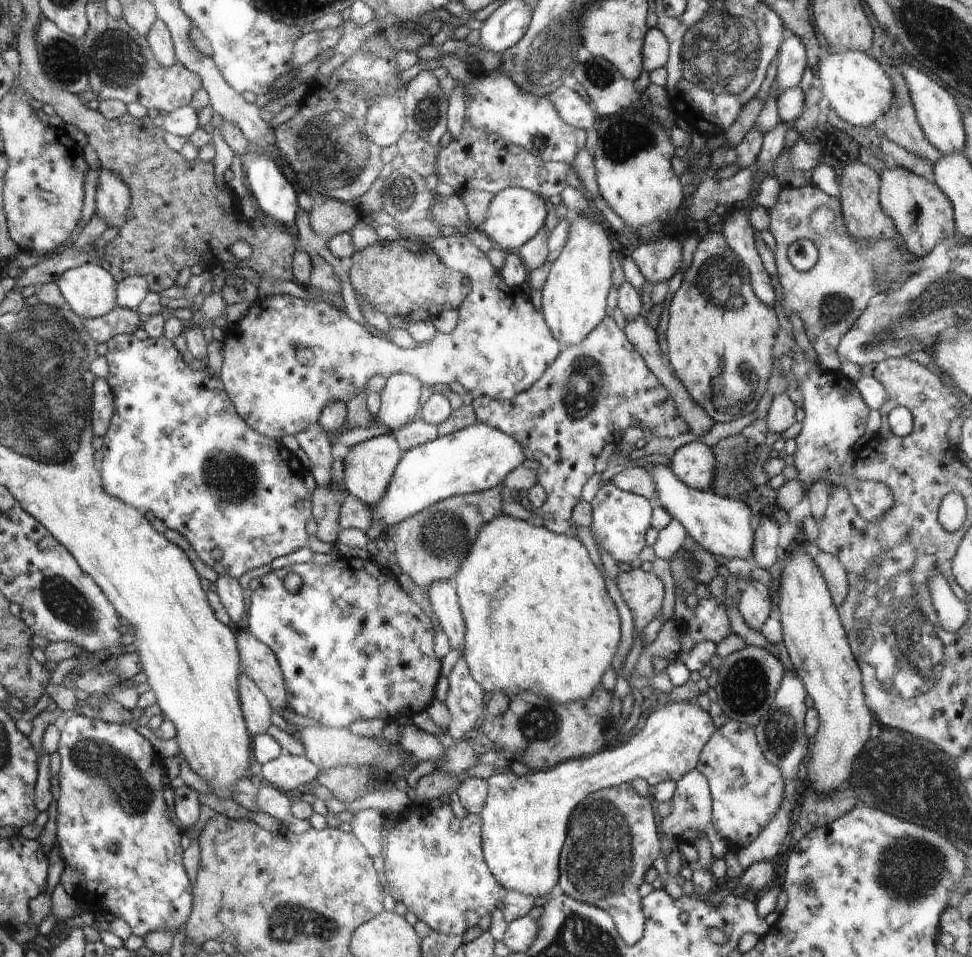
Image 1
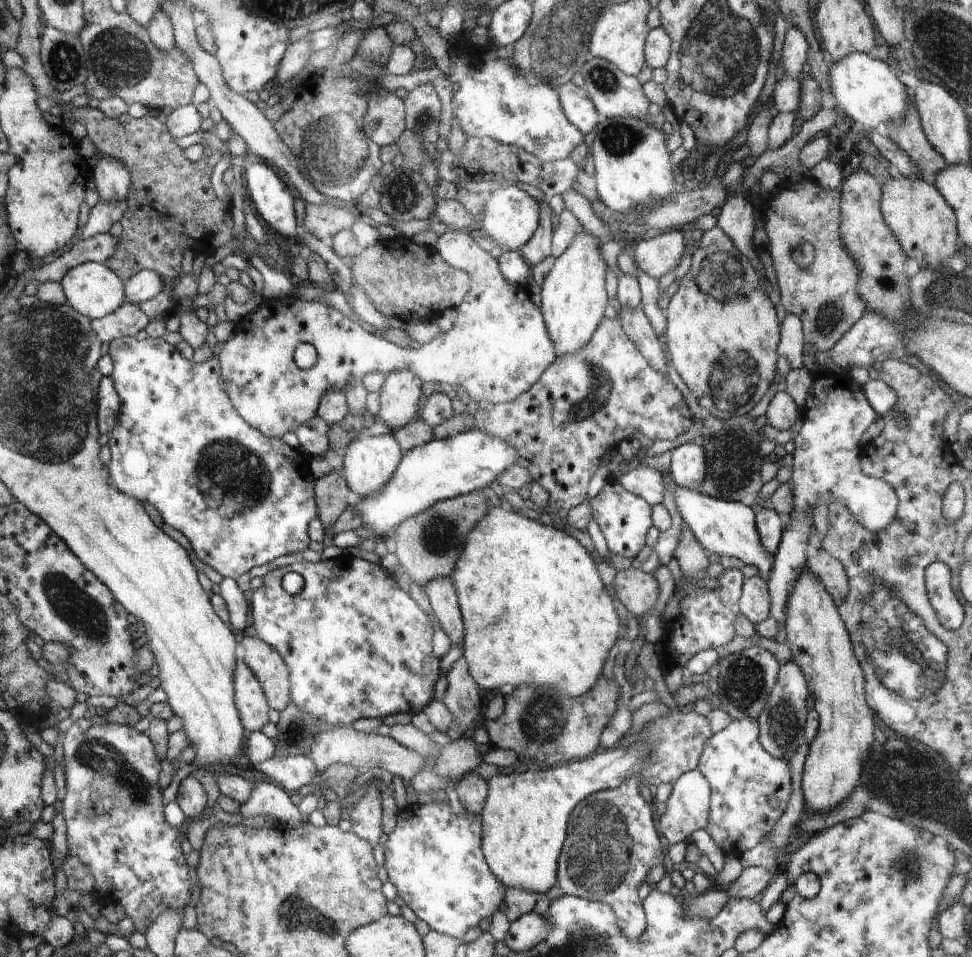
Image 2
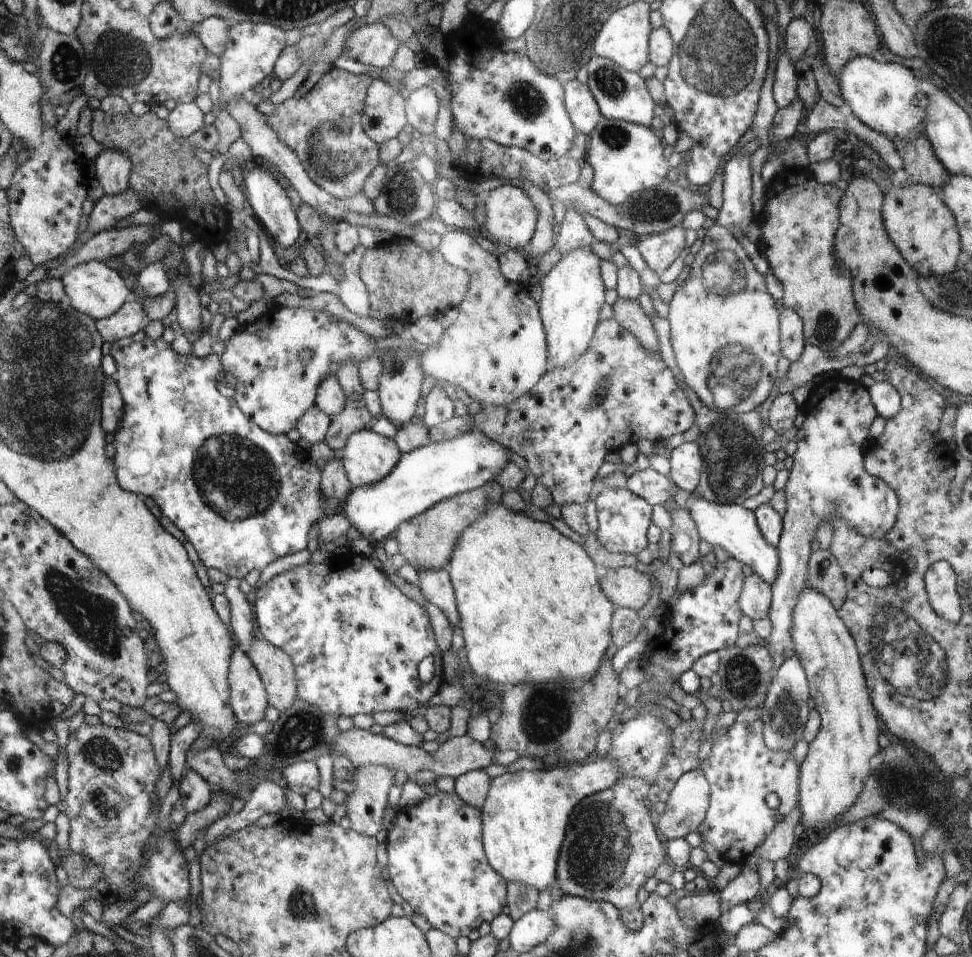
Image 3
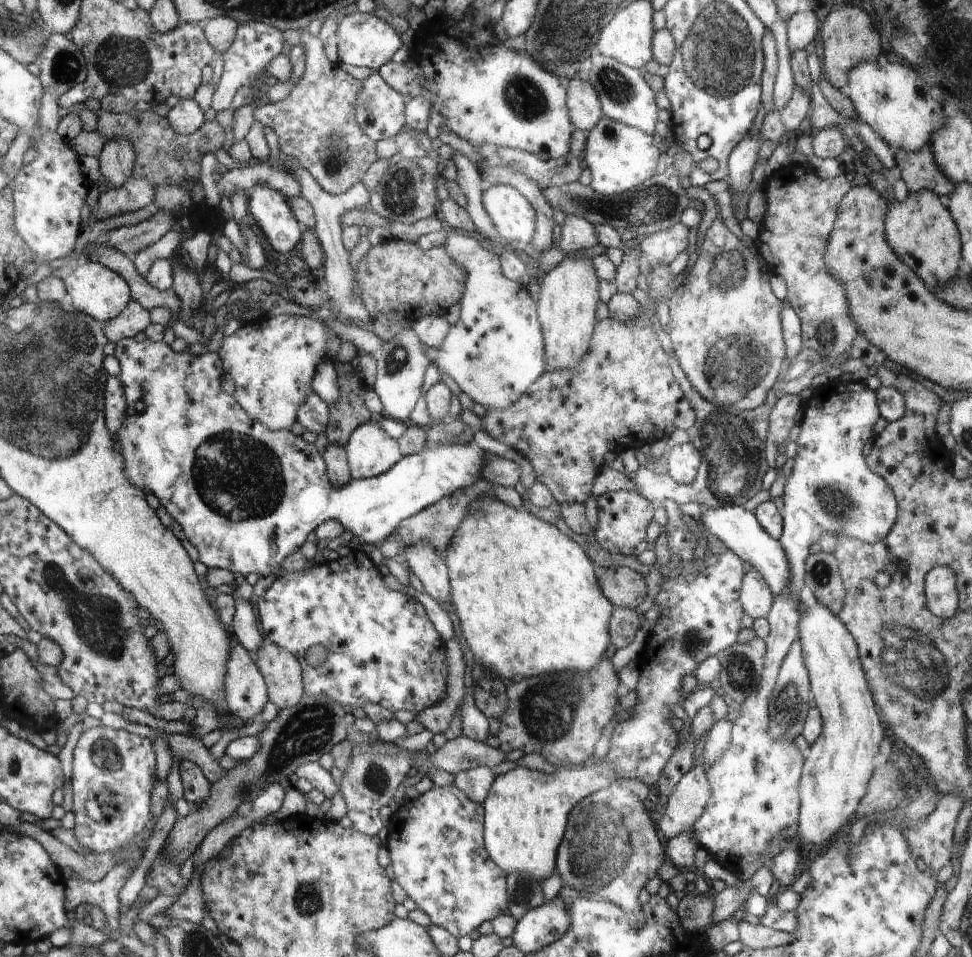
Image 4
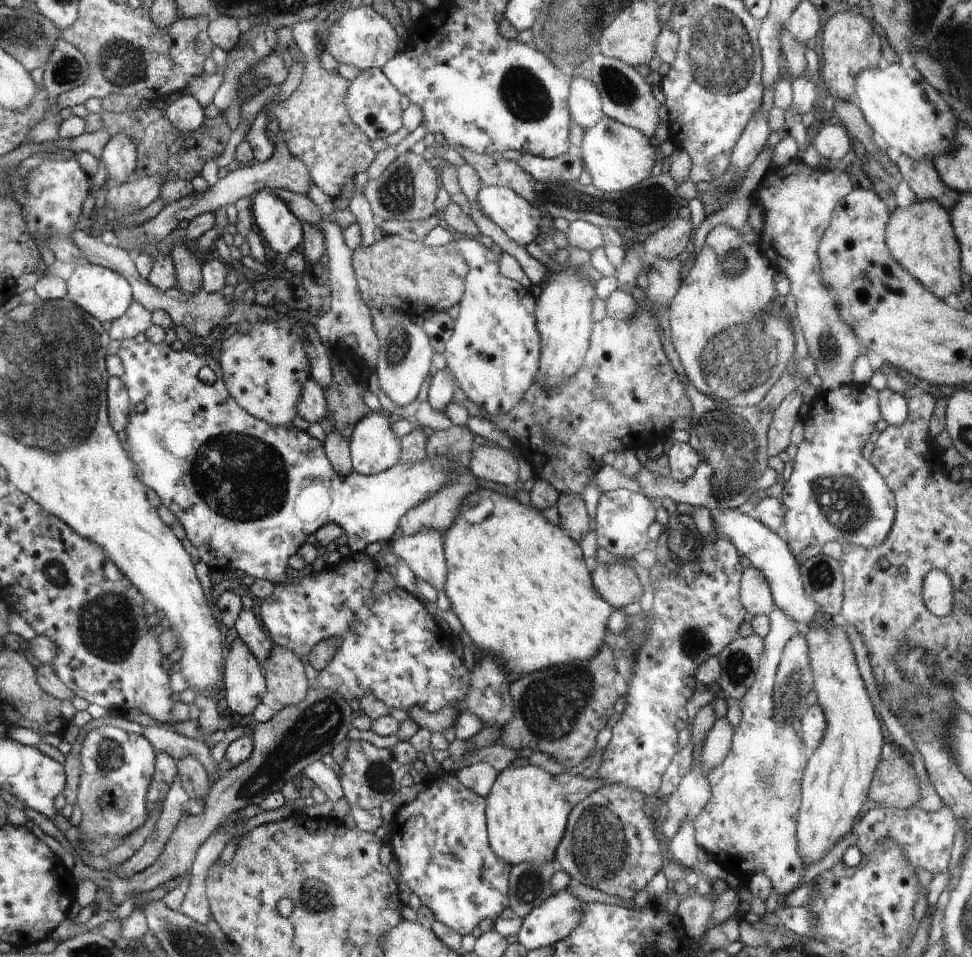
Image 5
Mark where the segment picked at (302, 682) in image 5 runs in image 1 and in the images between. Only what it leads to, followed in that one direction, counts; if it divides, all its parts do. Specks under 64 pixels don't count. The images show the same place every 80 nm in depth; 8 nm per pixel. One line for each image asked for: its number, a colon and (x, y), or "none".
1: (259, 662)
2: (265, 662)
3: (277, 670)
4: (282, 671)

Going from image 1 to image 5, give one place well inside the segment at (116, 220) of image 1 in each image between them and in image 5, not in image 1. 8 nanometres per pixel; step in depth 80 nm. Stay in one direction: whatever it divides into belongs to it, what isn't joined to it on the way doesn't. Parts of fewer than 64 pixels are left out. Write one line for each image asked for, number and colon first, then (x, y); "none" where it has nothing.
2: (112, 177)
3: (113, 167)
4: (116, 161)
5: (119, 155)

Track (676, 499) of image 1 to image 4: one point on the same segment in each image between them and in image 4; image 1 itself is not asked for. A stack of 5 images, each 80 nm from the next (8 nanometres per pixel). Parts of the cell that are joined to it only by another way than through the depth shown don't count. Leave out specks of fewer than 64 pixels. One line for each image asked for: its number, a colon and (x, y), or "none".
2: (728, 528)
3: (730, 526)
4: (739, 529)

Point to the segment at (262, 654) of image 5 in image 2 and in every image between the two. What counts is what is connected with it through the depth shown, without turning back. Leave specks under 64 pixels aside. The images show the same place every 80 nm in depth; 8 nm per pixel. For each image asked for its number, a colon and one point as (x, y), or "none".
2: (233, 596)
3: (241, 622)
4: (244, 626)

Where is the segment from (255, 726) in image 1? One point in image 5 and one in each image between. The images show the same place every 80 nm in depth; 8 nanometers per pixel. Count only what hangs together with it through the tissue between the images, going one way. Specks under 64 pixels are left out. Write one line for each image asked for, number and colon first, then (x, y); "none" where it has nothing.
2: (250, 699)
3: (248, 690)
4: (245, 690)
5: (243, 680)

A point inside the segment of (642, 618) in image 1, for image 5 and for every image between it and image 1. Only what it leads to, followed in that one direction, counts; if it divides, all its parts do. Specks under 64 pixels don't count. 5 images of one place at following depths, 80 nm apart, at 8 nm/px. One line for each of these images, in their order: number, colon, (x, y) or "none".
2: (638, 591)
3: (627, 586)
4: (625, 587)
5: (618, 583)

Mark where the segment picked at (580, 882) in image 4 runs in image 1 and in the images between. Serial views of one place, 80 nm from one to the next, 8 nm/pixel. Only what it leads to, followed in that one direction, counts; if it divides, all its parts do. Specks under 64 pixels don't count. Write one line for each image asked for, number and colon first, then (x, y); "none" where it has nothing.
1: (611, 841)
2: (611, 844)
3: (610, 849)

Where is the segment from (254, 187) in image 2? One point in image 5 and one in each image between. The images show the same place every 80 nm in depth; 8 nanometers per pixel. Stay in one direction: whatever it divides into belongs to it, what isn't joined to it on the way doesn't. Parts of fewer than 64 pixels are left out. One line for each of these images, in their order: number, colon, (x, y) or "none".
3: (270, 203)
4: (268, 205)
5: (281, 228)

